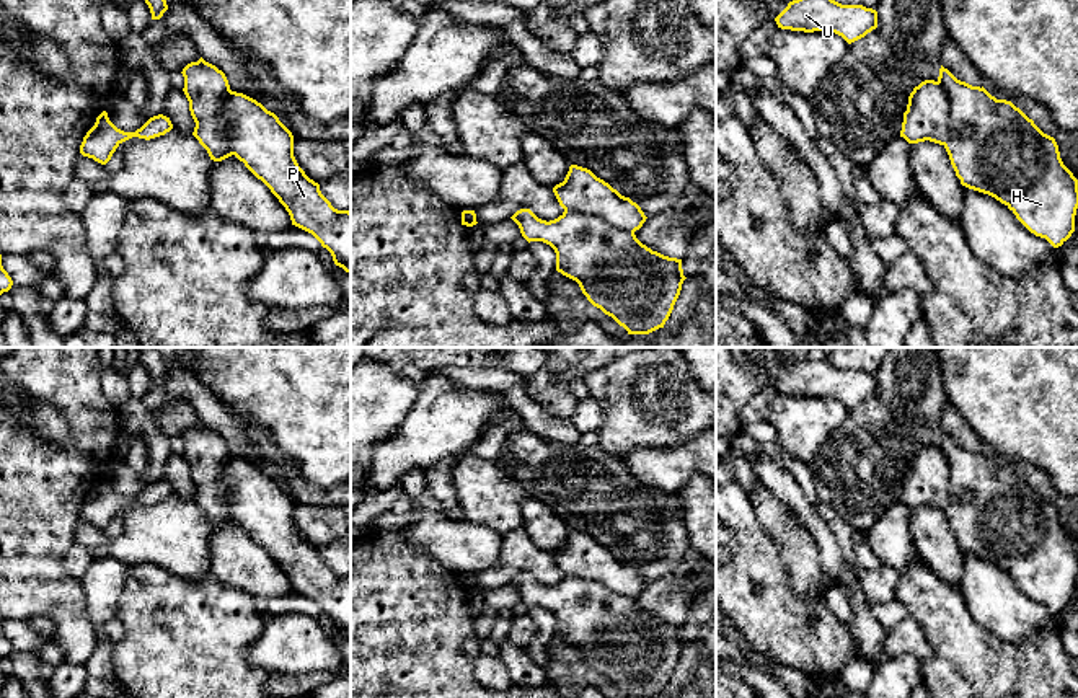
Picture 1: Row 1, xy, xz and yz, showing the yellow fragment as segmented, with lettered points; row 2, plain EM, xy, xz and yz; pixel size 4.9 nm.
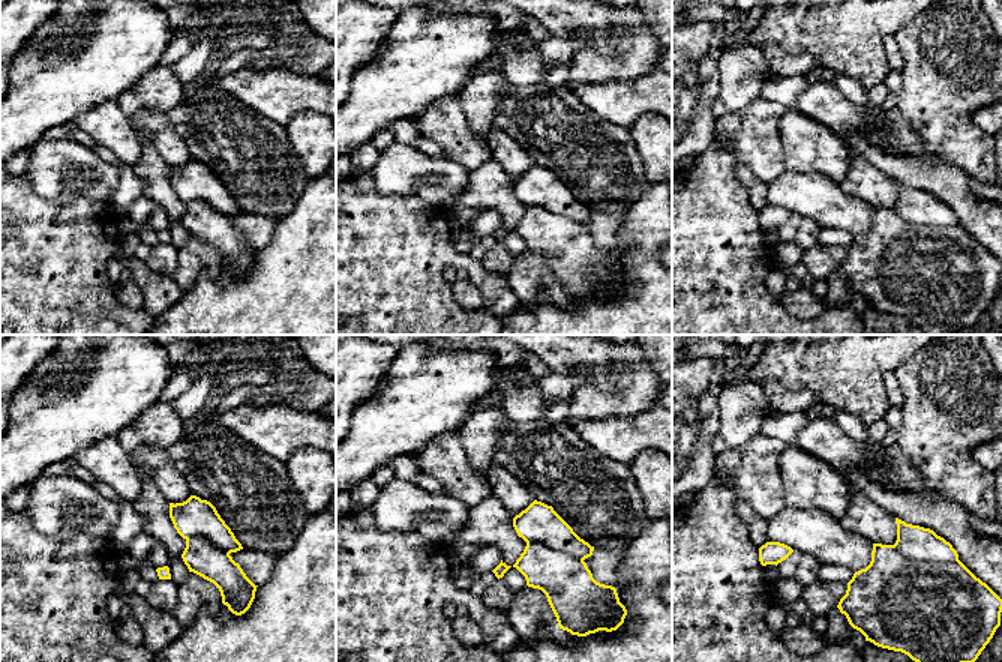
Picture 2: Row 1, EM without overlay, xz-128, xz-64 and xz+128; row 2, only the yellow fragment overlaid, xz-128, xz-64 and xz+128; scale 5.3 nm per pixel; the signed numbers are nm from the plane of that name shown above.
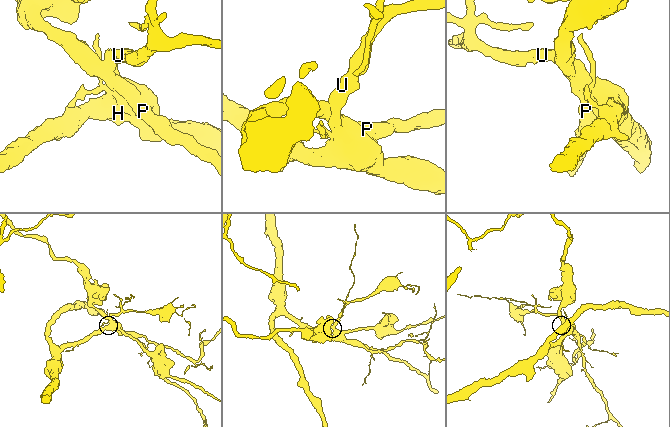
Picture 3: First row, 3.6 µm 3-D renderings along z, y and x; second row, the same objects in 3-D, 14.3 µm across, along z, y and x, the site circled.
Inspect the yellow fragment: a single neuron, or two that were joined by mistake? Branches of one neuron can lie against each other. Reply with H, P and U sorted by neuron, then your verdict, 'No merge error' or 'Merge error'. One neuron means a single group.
Groups: H U / P. Merge error

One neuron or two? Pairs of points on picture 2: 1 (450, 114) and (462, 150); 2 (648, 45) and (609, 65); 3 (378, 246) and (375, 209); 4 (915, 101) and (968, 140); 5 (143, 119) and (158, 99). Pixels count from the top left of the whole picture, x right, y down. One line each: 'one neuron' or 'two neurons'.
1: one neuron
2: one neuron
3: one neuron
4: one neuron
5: two neurons

